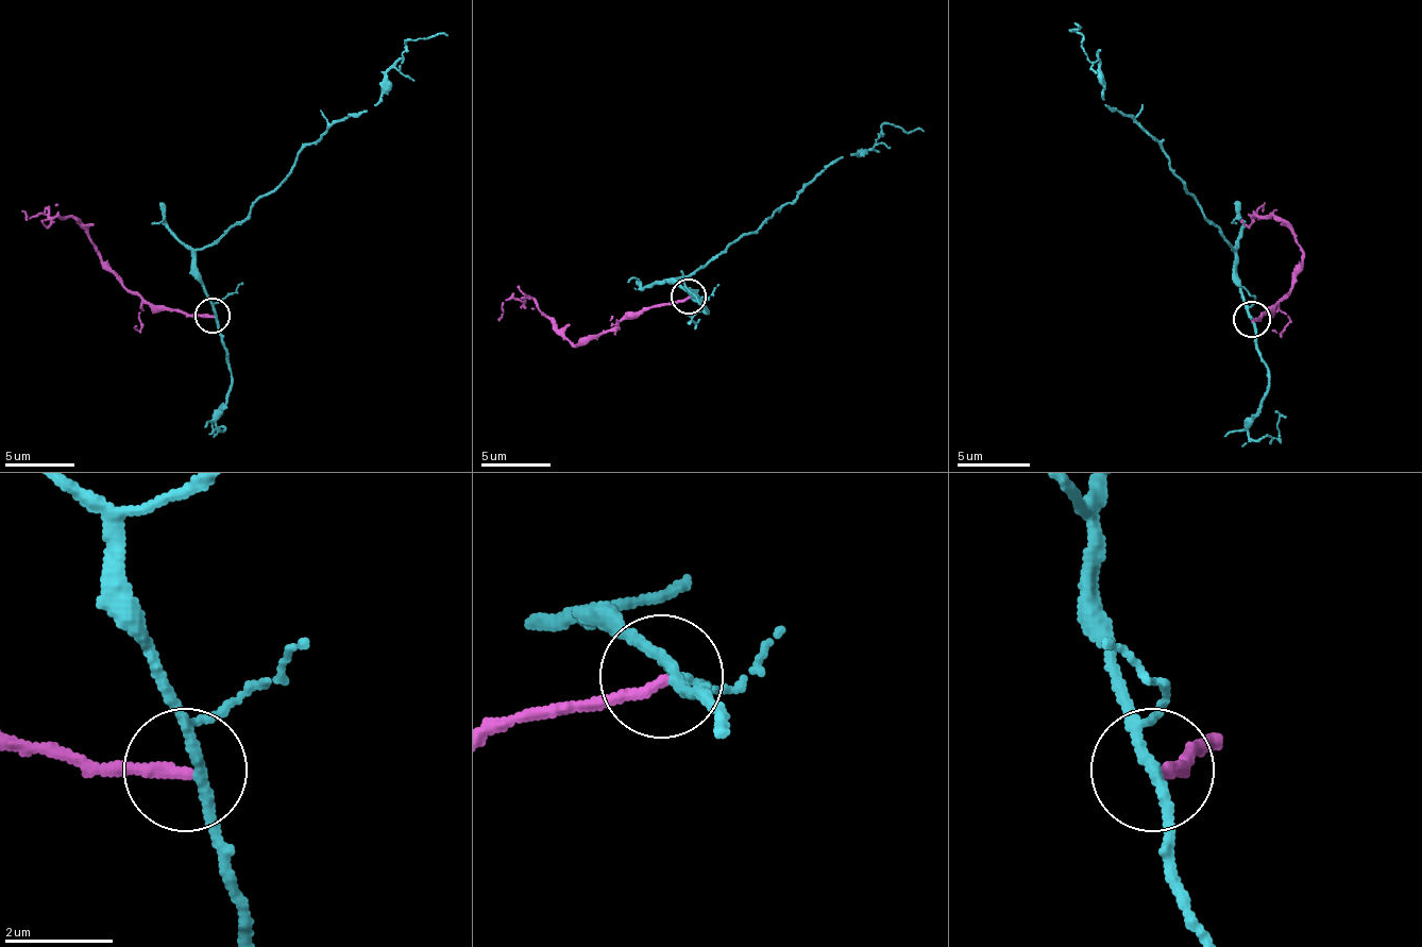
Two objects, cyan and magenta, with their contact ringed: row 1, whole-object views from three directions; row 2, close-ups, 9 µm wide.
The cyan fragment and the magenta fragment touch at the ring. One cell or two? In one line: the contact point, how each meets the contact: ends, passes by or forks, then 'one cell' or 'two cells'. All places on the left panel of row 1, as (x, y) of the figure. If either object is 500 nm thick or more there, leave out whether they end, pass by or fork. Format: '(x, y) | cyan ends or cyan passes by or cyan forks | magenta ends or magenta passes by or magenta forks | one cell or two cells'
(212, 316) | cyan forks | magenta ends | two cells

